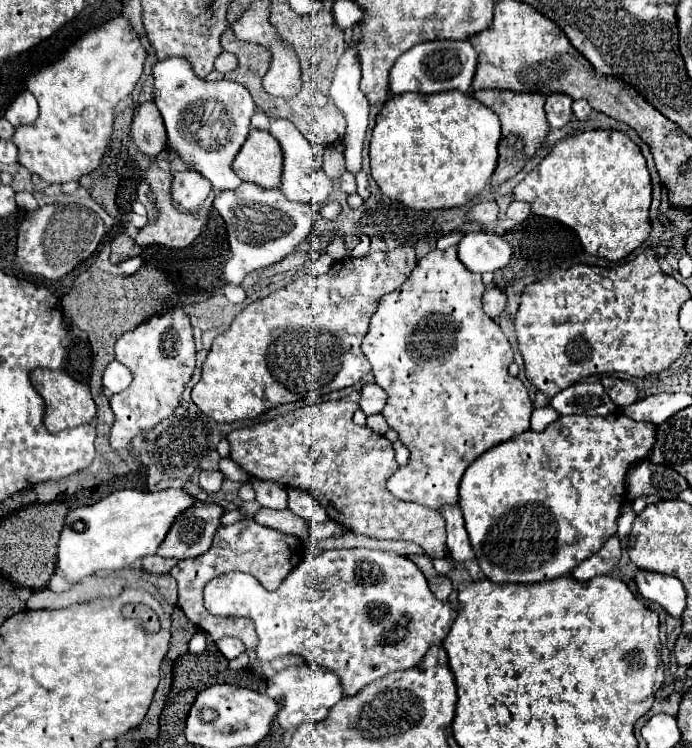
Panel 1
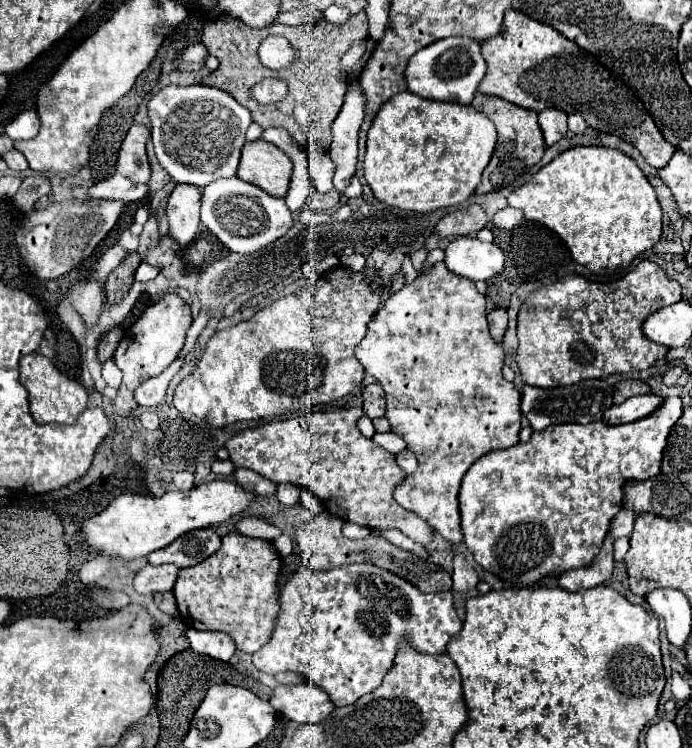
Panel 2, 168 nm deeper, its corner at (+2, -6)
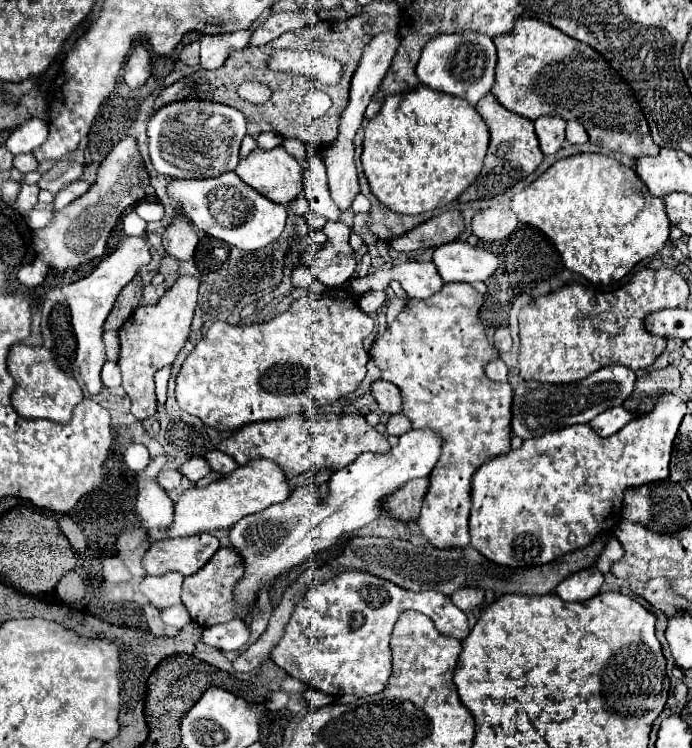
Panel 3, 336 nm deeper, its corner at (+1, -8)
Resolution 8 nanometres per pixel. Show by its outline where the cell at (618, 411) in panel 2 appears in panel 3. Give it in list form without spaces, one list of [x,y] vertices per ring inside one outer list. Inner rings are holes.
[[[612,407],[610,411],[604,411],[594,421],[590,421],[590,427],[600,435],[608,437],[614,435],[618,429],[628,425],[634,419],[634,411],[628,411],[626,407]]]

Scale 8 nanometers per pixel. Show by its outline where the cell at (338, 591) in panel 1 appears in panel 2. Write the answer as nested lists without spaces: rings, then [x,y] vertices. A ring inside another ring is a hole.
[[[345,565],[329,571],[297,571],[281,589],[281,609],[277,615],[275,631],[267,645],[253,653],[253,663],[259,671],[275,675],[281,671],[295,671],[305,675],[313,685],[323,689],[335,707],[345,707],[357,701],[361,695],[371,693],[381,685],[385,673],[393,665],[397,643],[403,635],[409,635],[411,645],[417,651],[439,655],[453,635],[463,627],[453,609],[453,593],[421,593],[405,579],[377,569],[375,565]]]

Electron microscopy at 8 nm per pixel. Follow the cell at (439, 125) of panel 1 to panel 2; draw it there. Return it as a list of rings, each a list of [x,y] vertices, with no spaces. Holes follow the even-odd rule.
[[[403,91],[391,97],[375,115],[367,133],[365,153],[365,179],[373,195],[397,209],[411,209],[417,213],[431,213],[435,209],[455,207],[473,195],[481,183],[481,173],[487,167],[495,147],[495,125],[471,105],[459,105],[449,101],[429,101],[411,91]]]

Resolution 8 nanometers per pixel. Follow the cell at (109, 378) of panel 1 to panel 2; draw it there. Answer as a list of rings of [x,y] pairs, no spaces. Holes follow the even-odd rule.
[[[107,359],[107,361],[103,363],[103,379],[105,379],[105,383],[107,383],[109,387],[119,389],[119,385],[121,385],[121,371],[119,371],[119,367],[115,365],[113,359]]]

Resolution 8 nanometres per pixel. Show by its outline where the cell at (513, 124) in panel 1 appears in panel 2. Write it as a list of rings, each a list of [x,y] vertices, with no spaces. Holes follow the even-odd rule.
[[[475,93],[475,99],[471,103],[477,111],[481,111],[485,117],[489,117],[497,127],[497,145],[491,155],[489,165],[483,171],[483,181],[475,189],[475,193],[491,193],[495,189],[503,189],[511,185],[517,177],[521,177],[525,171],[529,171],[533,165],[537,165],[545,153],[545,141],[541,137],[541,129],[537,125],[537,113],[529,109],[521,109],[505,99],[497,99],[491,95]]]

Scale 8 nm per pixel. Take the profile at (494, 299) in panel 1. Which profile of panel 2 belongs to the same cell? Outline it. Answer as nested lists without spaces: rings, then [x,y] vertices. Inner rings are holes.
[[[491,309],[487,315],[487,321],[489,321],[491,337],[495,341],[501,341],[505,335],[505,329],[507,329],[507,311],[505,309]]]

